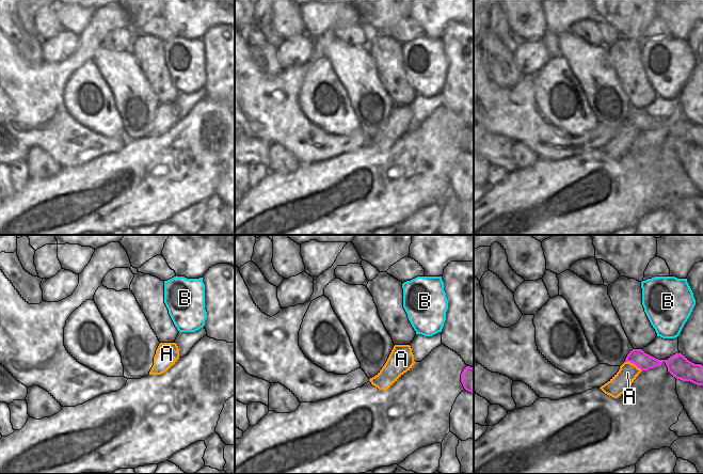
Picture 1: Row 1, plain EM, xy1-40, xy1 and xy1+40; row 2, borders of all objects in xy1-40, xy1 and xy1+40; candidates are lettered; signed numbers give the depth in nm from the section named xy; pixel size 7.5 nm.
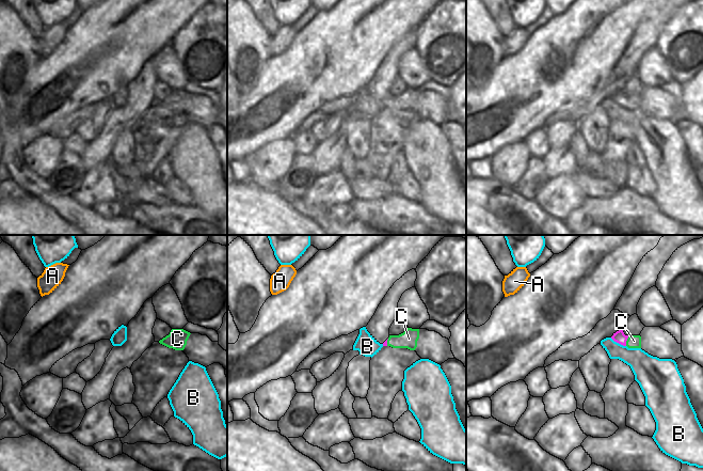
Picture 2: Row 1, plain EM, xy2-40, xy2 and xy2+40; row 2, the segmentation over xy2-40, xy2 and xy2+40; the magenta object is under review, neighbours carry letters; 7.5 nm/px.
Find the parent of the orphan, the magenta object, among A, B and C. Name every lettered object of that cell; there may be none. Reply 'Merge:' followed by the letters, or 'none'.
Merge: C

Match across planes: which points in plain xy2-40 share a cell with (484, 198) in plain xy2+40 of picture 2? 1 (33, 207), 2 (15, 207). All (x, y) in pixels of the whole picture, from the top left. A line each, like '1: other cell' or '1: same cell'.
1: same cell
2: same cell

